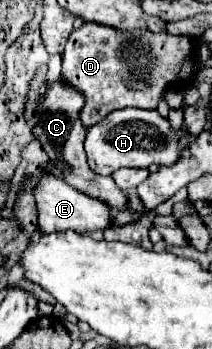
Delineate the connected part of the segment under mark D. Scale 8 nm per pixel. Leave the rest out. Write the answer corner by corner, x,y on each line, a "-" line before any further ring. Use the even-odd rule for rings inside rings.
85,22
81,28
73,30
65,52
63,52
63,80
69,86
75,86
79,92
85,94
85,108
81,110
81,122
85,126
93,126
99,120
103,120
109,112
117,110
117,108
127,108
127,106
135,106
135,108
157,108
157,102
161,98
161,94
171,88
171,86
179,86
179,72
185,60
193,58
195,52
195,44
191,42
189,36
177,36
177,34
169,34
169,32
141,32
137,34
137,30
115,30
103,24
95,24
95,22
-
125,80
147,80
149,88
141,90
141,92
133,92
127,90
123,86

